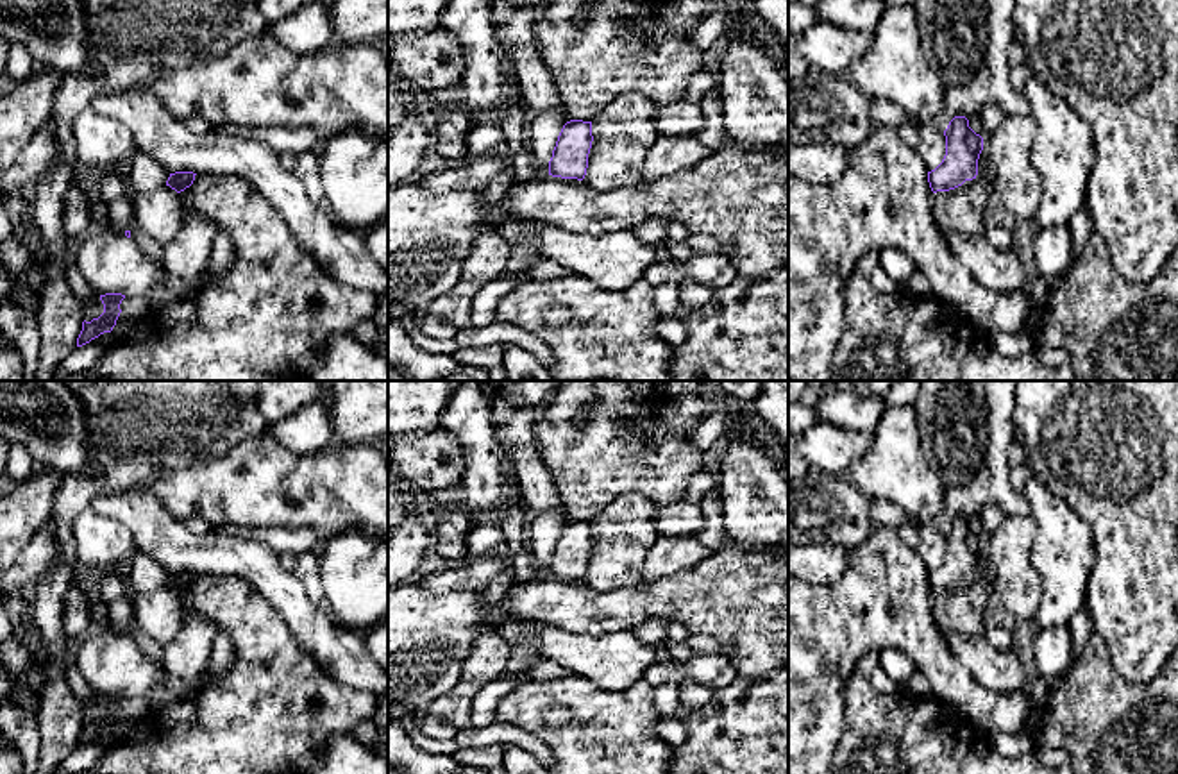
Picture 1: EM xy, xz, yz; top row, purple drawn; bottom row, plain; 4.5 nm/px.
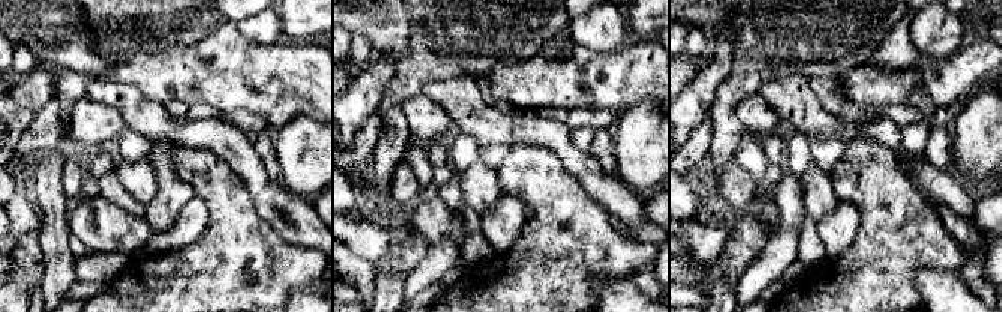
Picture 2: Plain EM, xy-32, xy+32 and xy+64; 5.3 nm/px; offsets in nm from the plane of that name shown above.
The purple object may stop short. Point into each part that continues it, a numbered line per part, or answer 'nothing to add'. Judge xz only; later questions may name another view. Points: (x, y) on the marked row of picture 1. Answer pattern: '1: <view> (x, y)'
nothing to add

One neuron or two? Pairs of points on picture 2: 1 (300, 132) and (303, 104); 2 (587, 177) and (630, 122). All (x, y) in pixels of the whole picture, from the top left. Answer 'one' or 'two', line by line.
1: two
2: two

